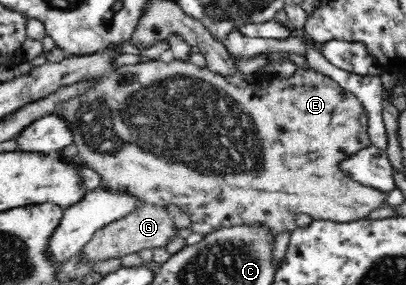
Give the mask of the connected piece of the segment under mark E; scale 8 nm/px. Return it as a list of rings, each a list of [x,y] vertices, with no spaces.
[[[174,59],[170,62],[148,60],[136,64],[118,66],[107,78],[96,79],[96,82],[76,96],[58,102],[50,113],[62,115],[72,131],[72,142],[79,148],[77,158],[82,158],[89,169],[95,170],[101,176],[101,188],[113,192],[126,192],[140,198],[144,203],[176,204],[186,210],[192,218],[192,232],[210,235],[225,227],[237,225],[264,225],[273,236],[282,230],[296,231],[299,227],[294,222],[294,214],[304,212],[317,221],[356,222],[370,217],[370,214],[379,208],[388,206],[386,198],[388,192],[371,186],[364,186],[352,180],[339,167],[340,160],[352,156],[358,150],[372,145],[368,136],[368,113],[357,96],[346,92],[333,78],[320,74],[310,68],[297,67],[288,78],[266,80],[256,72],[256,92],[250,84],[250,76],[244,73],[234,76],[223,76],[212,73],[206,66],[200,67],[184,60]]]

